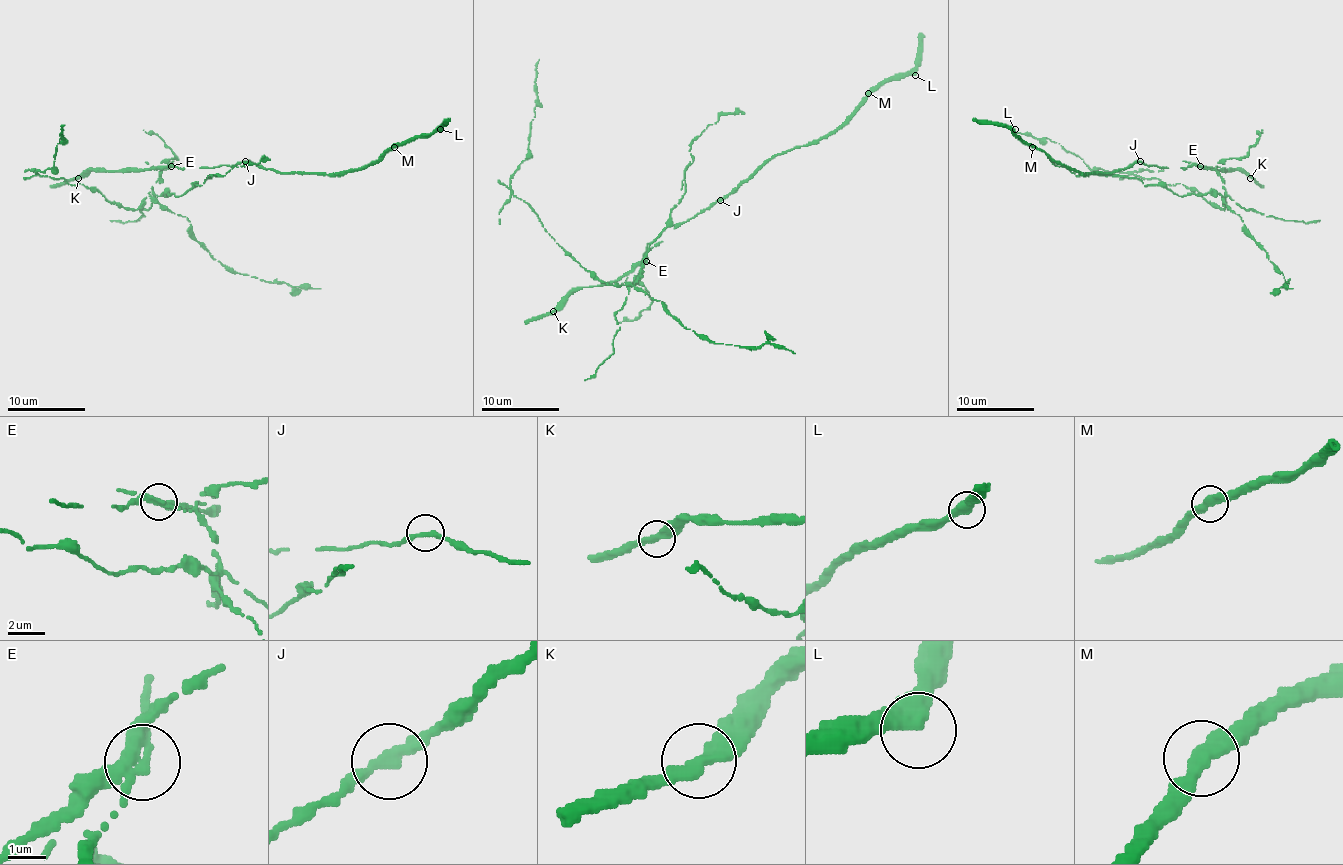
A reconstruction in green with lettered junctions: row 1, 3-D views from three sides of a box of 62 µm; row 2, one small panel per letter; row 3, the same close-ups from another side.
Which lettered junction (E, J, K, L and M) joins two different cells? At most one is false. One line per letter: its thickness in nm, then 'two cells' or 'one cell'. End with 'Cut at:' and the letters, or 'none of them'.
E: calibre 360 nm; two cells
J: calibre 300 nm; one cell
K: calibre 380 nm; one cell
L: calibre 380 nm; one cell
M: calibre 360 nm; one cell
Cut at: E

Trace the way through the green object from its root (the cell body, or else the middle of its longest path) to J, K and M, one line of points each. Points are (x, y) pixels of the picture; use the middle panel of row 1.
J: (652, 241), (666, 227), (689, 221), (720, 200)
K: (652, 241), (633, 285), (627, 283), (642, 270), (640, 264), (613, 281), (576, 287), (553, 311)
M: (652, 241), (666, 227), (689, 221), (732, 194), (775, 155), (827, 137), (868, 93)

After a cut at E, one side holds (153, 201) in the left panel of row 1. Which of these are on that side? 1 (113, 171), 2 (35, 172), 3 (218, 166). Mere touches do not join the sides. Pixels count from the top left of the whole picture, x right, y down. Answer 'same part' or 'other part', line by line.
1: other part
2: same part
3: other part

